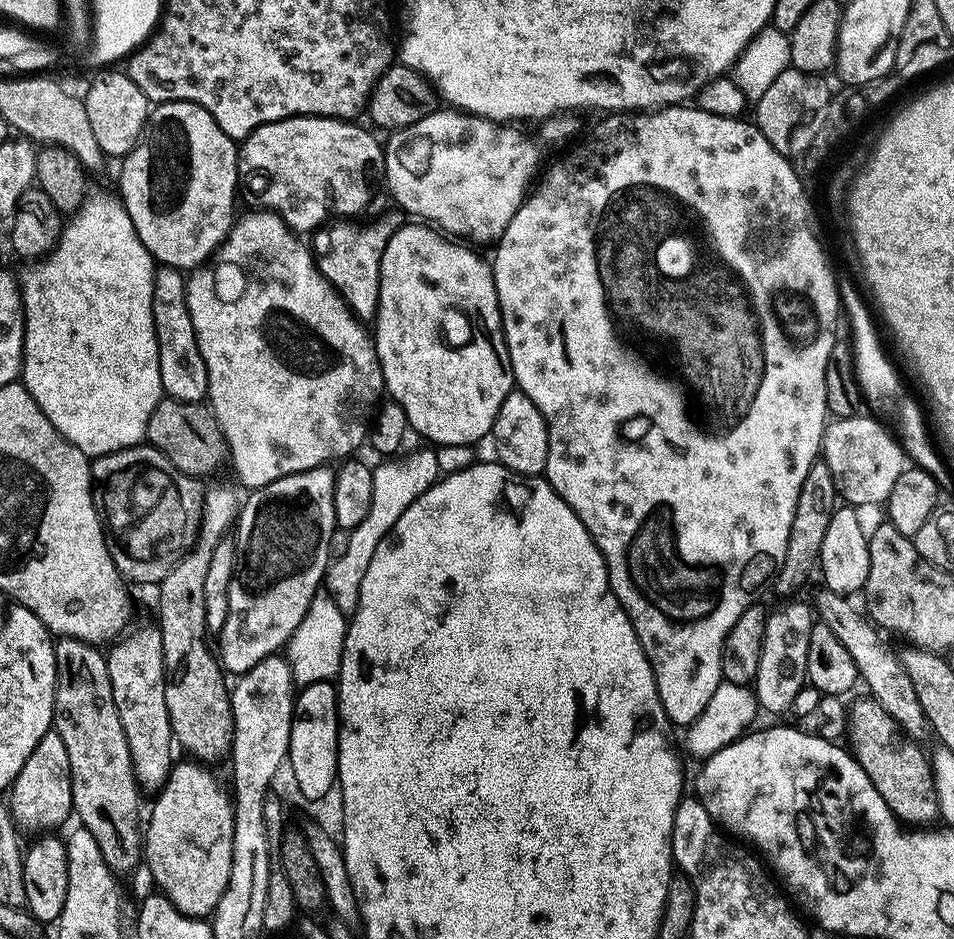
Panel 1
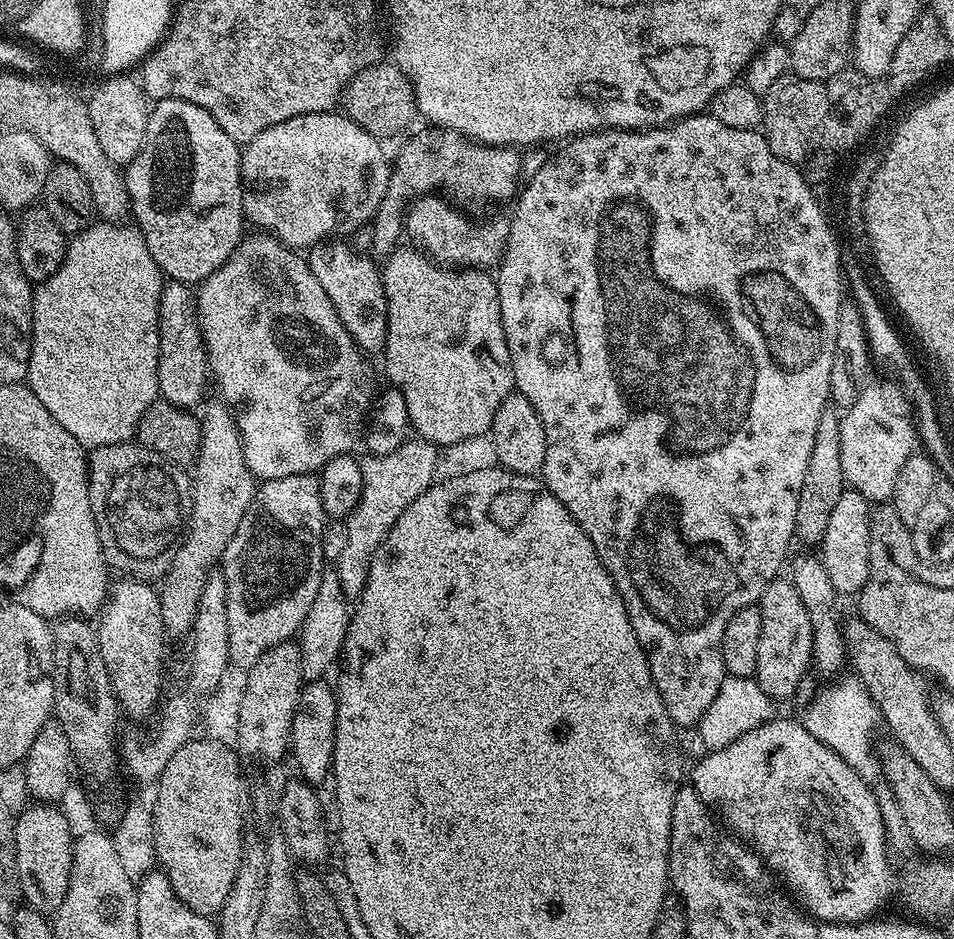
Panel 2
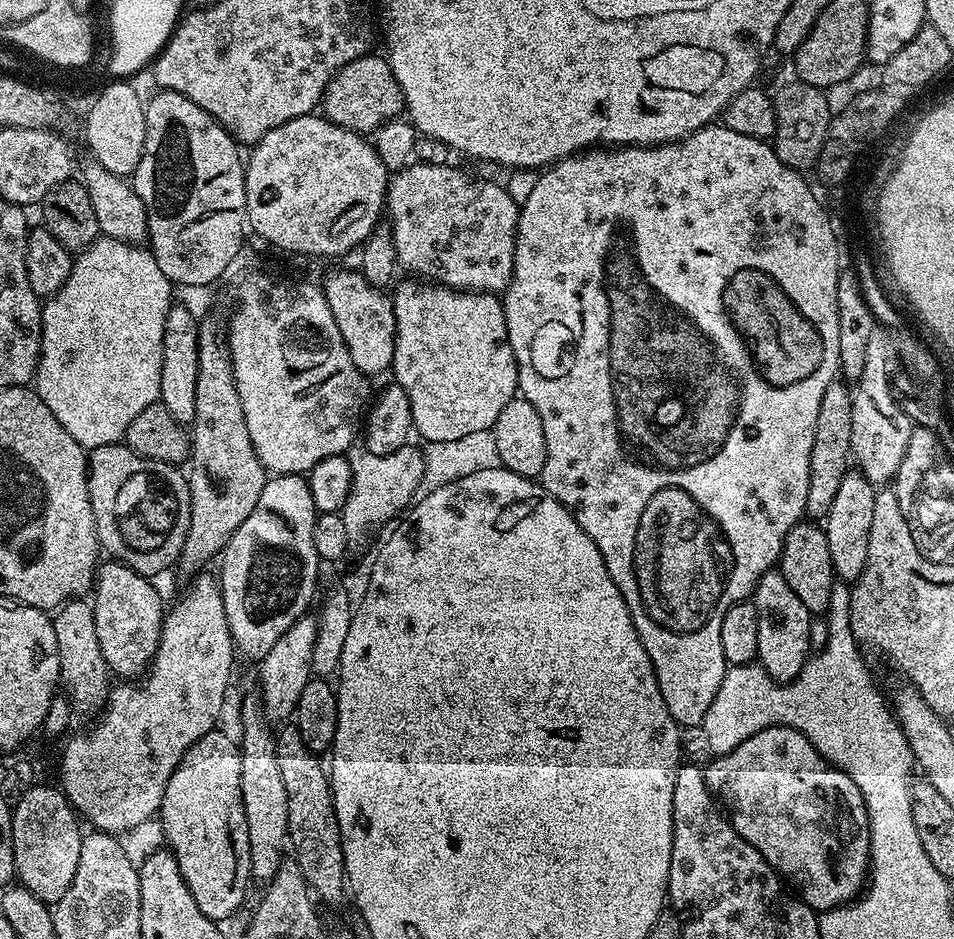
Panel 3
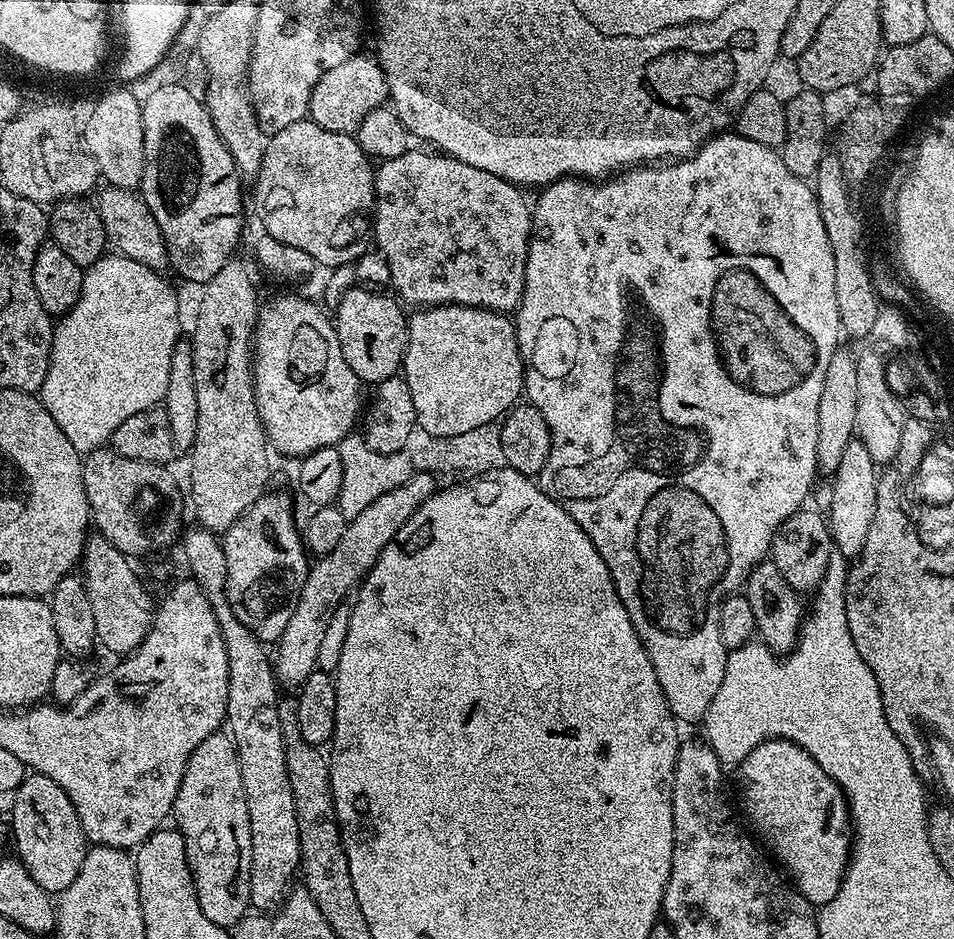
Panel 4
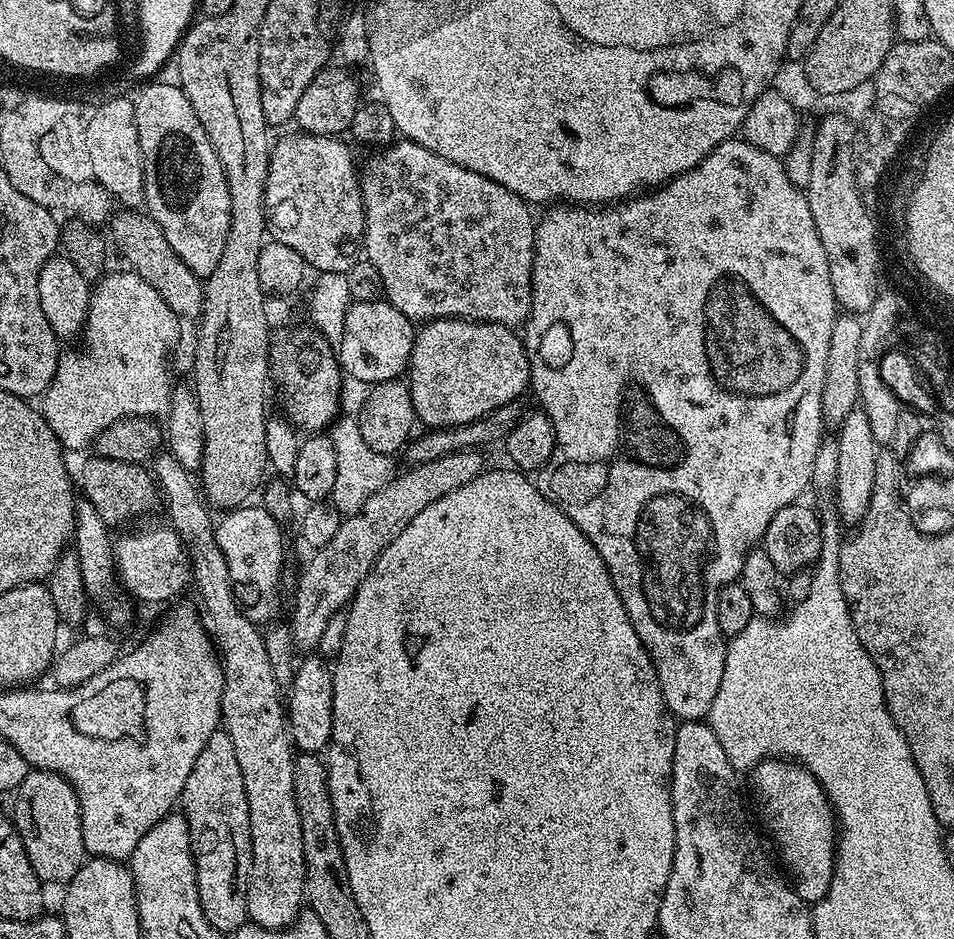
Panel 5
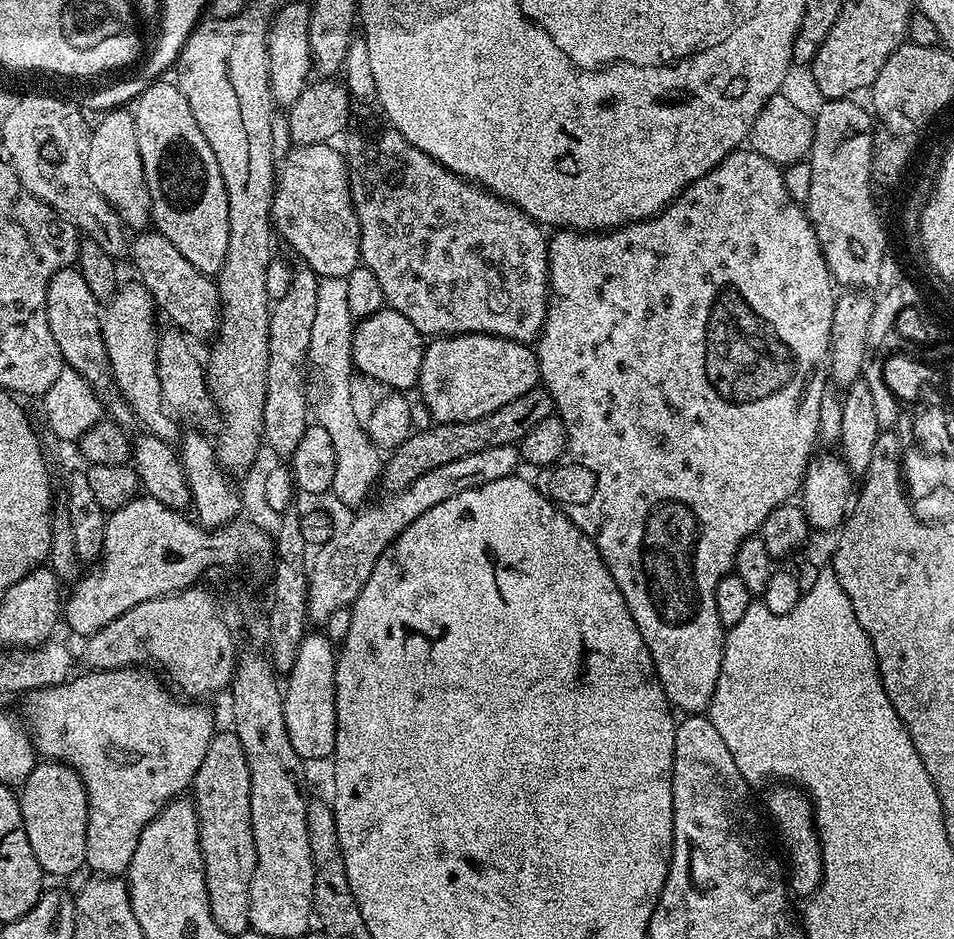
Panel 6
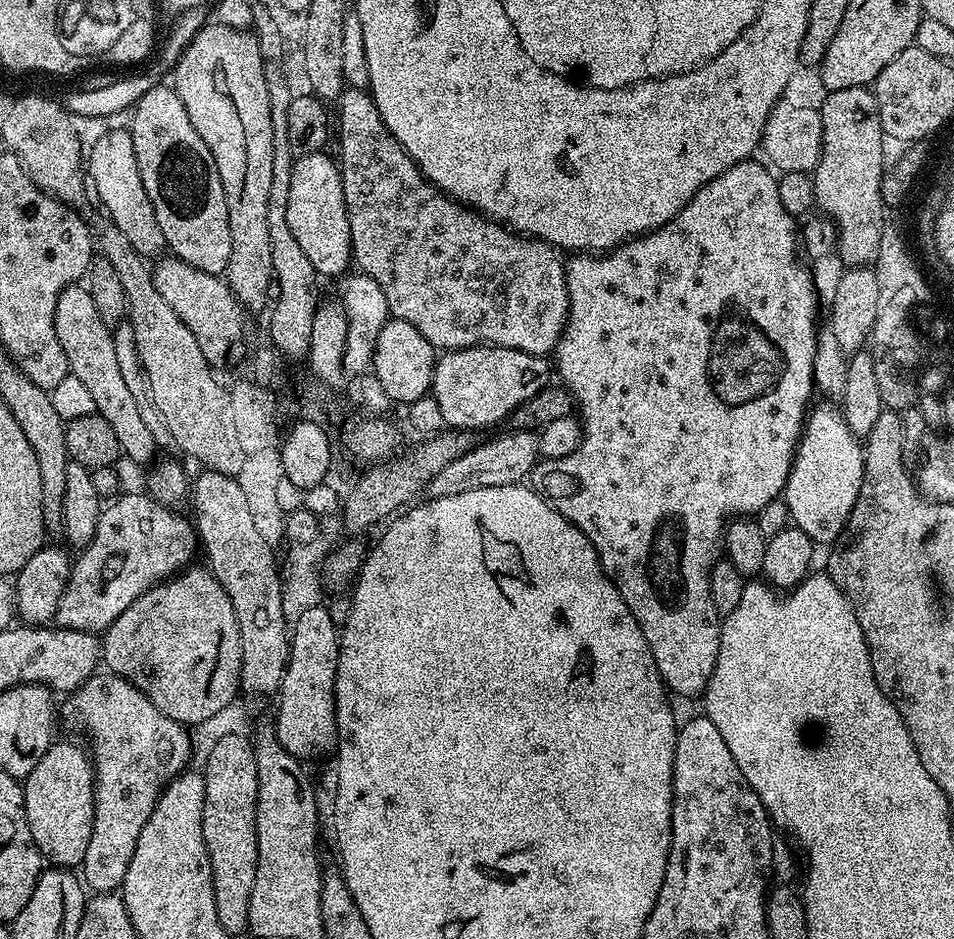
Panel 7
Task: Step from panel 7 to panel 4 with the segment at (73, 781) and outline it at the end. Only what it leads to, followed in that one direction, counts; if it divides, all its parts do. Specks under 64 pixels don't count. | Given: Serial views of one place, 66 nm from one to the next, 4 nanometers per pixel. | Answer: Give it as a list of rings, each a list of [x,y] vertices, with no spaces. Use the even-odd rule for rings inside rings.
[[[35,774],[25,775],[11,800],[10,840],[16,843],[15,855],[42,890],[49,894],[65,892],[70,882],[78,878],[86,851],[82,822],[78,822],[74,802],[70,802],[66,790],[62,790],[58,782]]]

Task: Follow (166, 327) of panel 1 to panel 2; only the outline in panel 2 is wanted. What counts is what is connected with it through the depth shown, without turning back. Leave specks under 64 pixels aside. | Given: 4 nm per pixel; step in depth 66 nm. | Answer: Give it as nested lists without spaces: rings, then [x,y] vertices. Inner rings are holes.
[[[168,282],[161,290],[158,302],[158,346],[160,396],[179,408],[195,409],[195,404],[199,405],[205,399],[204,387],[207,384],[209,387],[210,369],[208,351],[204,348],[200,319],[196,313],[196,292],[189,285]]]

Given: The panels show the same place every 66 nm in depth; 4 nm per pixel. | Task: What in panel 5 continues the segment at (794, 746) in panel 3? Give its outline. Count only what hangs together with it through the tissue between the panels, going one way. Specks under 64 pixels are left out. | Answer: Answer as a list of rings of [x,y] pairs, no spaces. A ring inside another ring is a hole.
[[[769,758],[757,764],[756,792],[764,807],[764,820],[772,831],[772,840],[780,847],[783,867],[796,893],[809,905],[815,906],[830,890],[836,865],[836,814],[822,786],[803,768],[787,758]]]

